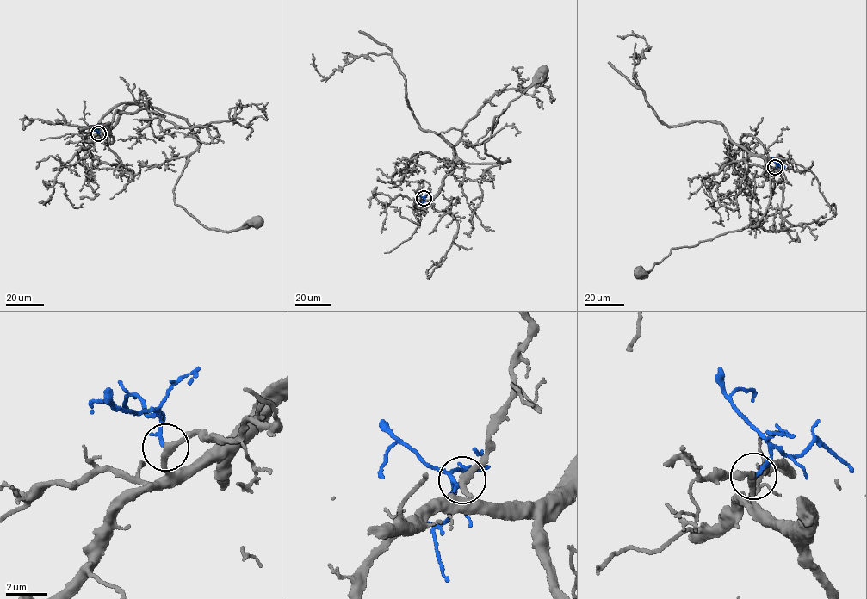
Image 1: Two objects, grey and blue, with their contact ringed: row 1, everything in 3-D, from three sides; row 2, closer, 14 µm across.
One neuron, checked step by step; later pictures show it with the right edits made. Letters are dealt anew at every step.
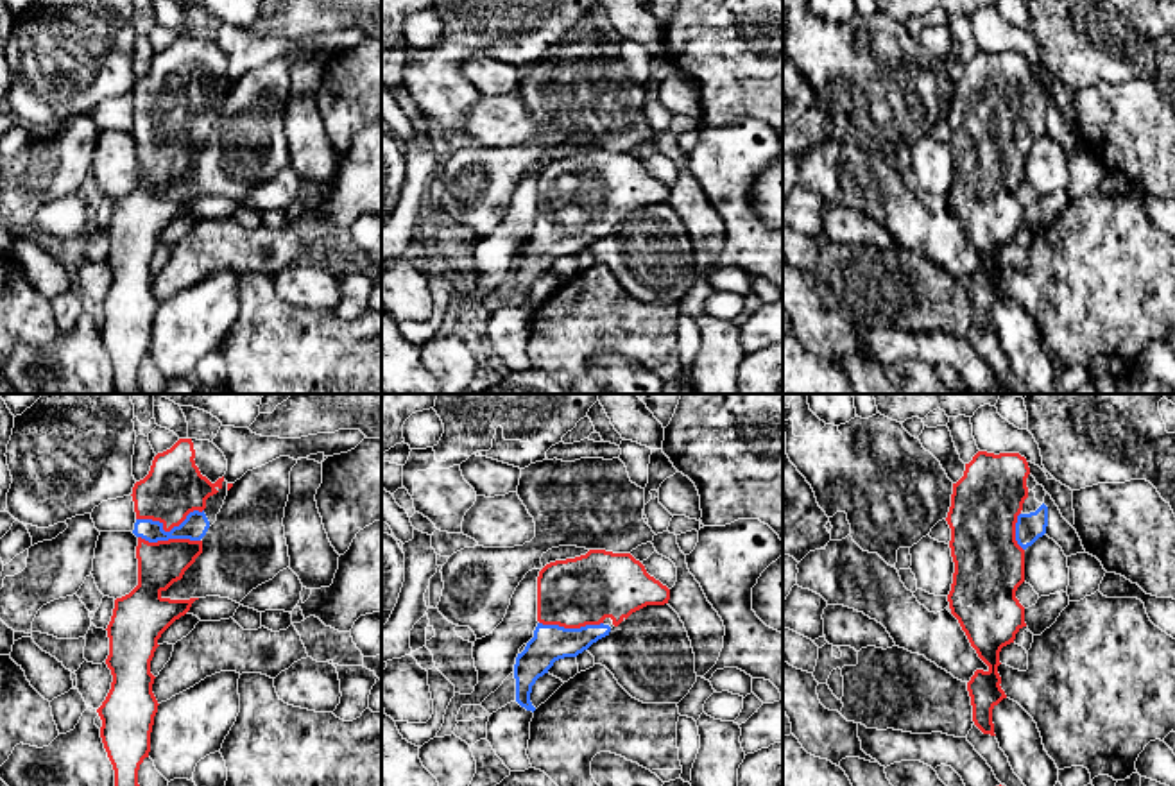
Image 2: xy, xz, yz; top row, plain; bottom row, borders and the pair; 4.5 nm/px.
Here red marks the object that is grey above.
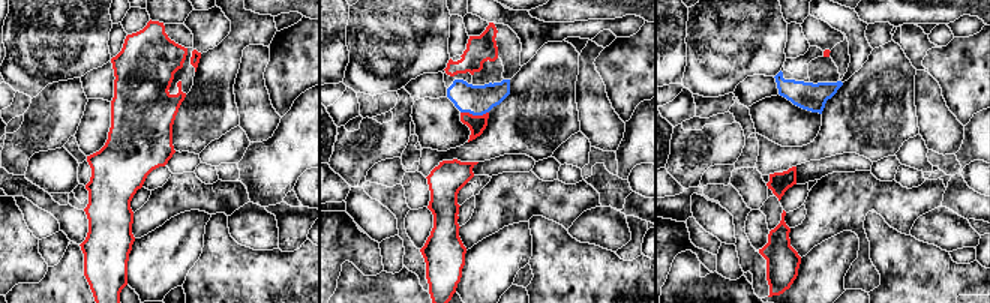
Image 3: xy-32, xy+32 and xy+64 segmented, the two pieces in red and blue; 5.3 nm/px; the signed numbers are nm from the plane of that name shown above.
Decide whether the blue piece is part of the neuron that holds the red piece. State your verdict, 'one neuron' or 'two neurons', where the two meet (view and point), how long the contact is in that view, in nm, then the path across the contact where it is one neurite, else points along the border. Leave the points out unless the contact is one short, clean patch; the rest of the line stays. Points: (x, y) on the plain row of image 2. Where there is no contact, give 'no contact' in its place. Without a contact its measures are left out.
one neuron; meets red in xy at (169, 129); contact 300 nm long; runs through xy (174, 86), (169, 101), (169, 129), (196, 124)

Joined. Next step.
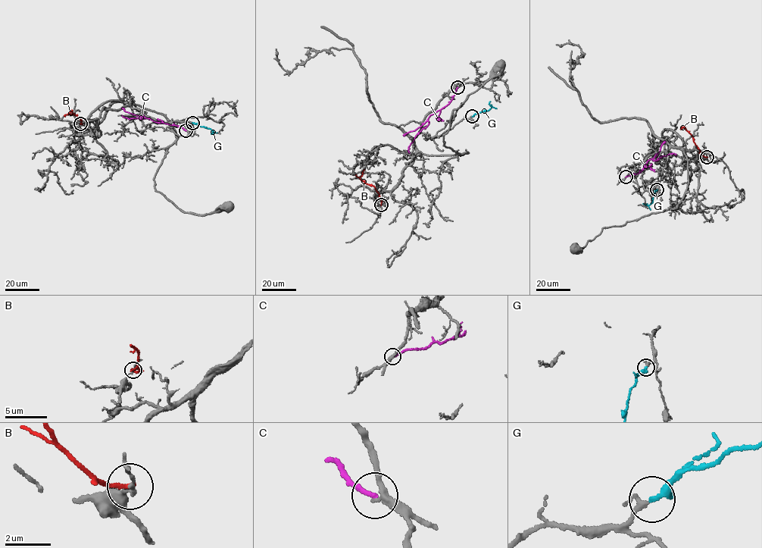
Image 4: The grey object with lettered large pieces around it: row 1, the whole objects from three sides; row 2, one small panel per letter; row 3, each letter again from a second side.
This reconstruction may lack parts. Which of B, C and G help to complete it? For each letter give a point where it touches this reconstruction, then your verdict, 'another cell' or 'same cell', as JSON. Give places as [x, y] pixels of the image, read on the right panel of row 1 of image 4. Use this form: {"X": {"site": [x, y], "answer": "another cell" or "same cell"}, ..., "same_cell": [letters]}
{"B": {"site": [707, 157], "answer": "another cell"}, "C": {"site": [626, 176], "answer": "another cell"}, "G": {"site": [657, 189], "answer": "same cell"}, "same_cell": ["G"]}

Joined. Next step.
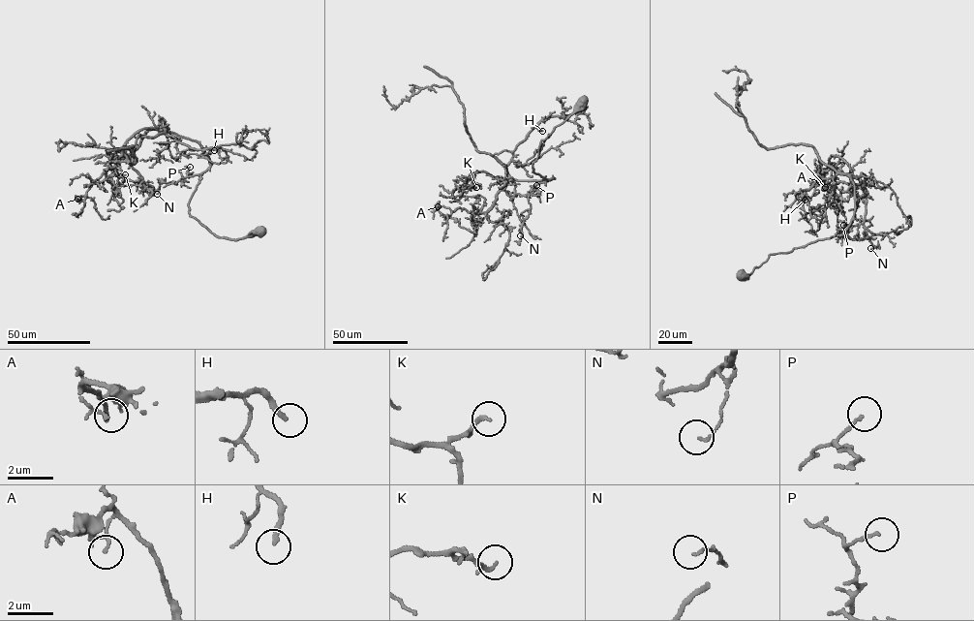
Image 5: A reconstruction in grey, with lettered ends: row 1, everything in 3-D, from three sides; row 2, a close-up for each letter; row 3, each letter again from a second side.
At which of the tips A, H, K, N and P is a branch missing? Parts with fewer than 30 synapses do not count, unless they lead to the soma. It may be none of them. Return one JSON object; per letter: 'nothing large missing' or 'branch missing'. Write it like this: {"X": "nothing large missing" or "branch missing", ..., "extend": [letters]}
{"A": "nothing large missing", "H": "branch missing", "K": "nothing large missing", "N": "nothing large missing", "P": "nothing large missing", "extend": ["H"]}

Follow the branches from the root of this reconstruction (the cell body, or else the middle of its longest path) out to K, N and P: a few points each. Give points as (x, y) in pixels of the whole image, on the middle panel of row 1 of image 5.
K: (582, 100), (541, 140), (532, 163), (533, 173), (554, 178), (502, 180), (479, 171), (465, 184), (476, 187)
N: (582, 100), (541, 140), (532, 171), (545, 180), (531, 192), (530, 211), (520, 235)
P: (582, 100), (541, 140), (532, 171), (545, 179), (536, 185)

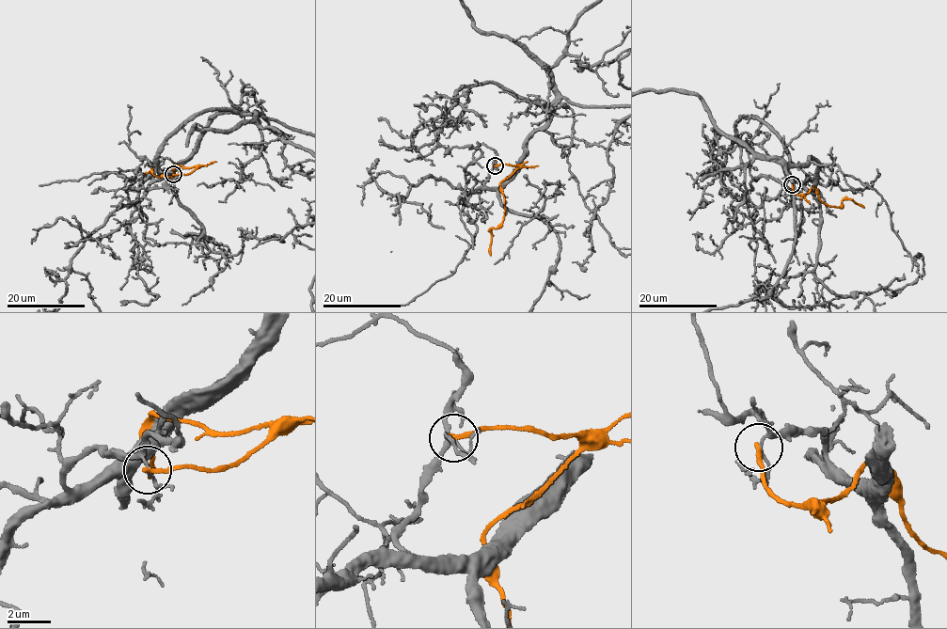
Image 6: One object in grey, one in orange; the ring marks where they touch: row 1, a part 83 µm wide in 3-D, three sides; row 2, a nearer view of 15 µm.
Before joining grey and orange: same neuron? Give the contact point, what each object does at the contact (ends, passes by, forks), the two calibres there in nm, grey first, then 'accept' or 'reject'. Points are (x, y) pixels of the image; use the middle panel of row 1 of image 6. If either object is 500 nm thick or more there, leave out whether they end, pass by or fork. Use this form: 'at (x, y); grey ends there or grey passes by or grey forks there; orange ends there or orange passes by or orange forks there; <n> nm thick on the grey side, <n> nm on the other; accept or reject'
at (495, 165); grey forks there; orange ends there; 120 nm thick on the grey side, 220 nm on the other; reject

